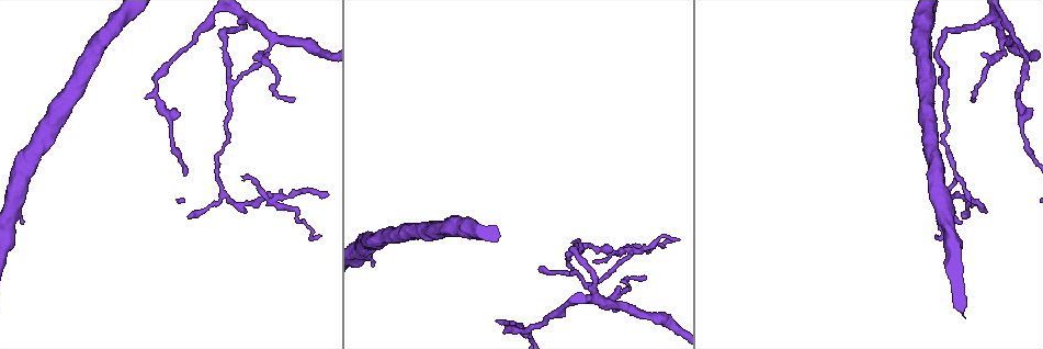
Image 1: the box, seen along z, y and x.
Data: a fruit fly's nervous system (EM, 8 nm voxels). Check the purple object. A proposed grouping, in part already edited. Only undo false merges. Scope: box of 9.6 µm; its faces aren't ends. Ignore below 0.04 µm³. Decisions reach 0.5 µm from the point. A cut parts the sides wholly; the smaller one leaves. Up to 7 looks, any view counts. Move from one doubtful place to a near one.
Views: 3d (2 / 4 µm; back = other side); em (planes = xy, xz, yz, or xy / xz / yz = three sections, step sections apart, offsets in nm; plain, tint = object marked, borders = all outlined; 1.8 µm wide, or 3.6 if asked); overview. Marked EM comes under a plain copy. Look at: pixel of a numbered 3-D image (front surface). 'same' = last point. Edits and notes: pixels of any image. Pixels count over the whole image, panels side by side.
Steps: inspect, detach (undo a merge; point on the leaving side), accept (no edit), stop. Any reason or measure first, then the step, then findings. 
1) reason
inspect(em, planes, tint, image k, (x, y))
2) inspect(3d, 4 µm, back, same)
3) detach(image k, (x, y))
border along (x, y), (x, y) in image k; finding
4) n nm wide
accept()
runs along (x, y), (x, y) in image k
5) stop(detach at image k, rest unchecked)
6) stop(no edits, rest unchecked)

thin neck
inspect(3d, 2 µm, image 1, (155, 99))

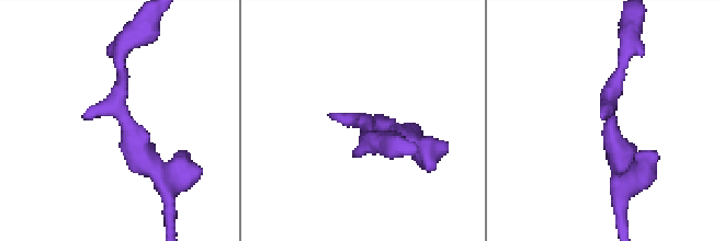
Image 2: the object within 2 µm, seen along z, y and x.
inspect(em, yz, step 8, tint, image 2, (368, 121))

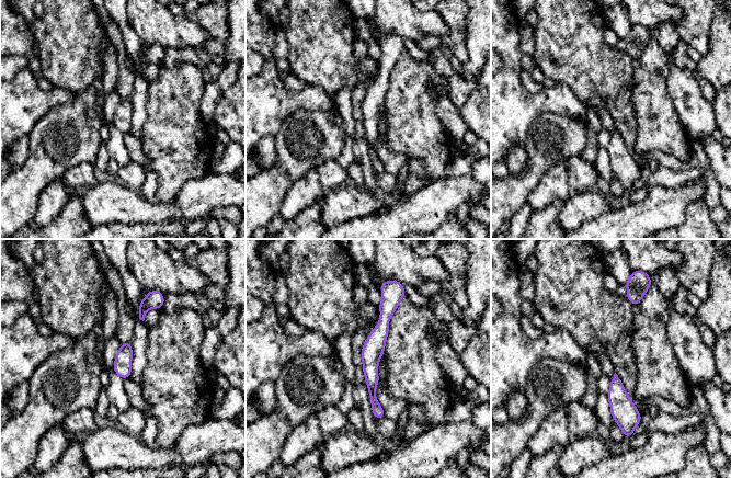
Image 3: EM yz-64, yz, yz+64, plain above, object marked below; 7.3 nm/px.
inspect(em, xz, step 16, borders, same)

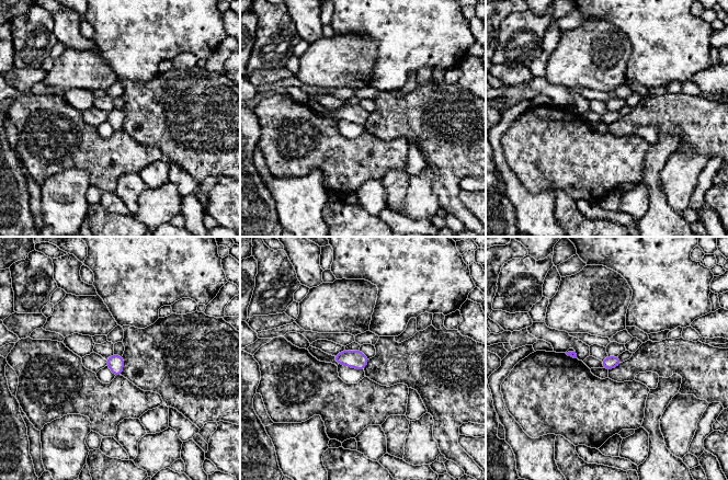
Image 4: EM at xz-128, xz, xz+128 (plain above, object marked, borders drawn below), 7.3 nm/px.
accept()
one cell here

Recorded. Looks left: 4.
arms part here
inspect(3d, 4 µm, back, image 1, (999, 37))

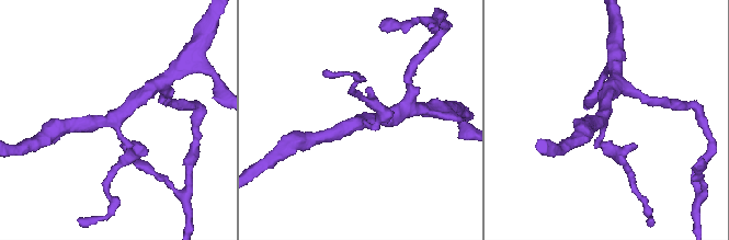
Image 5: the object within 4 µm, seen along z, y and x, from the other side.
inspect(em, yz, step 4, tint, image 5, (115, 119))

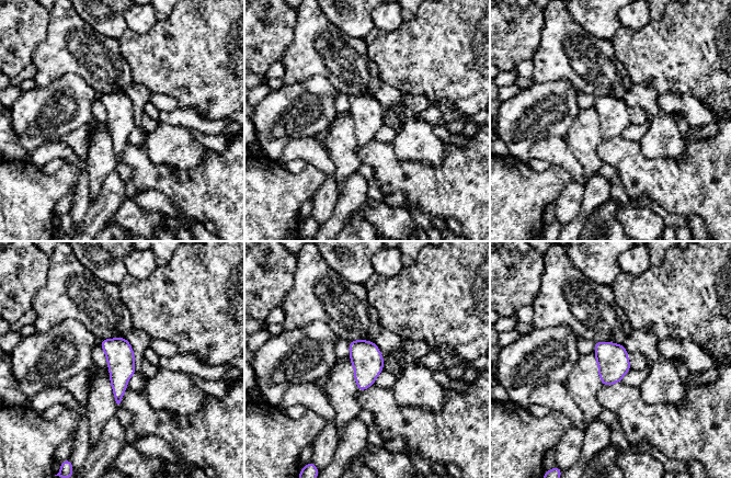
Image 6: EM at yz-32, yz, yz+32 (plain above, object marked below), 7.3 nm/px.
accept()
one cell here

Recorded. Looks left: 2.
abrupt turn
inspect(3d, 2 µm, image 1, (224, 29))

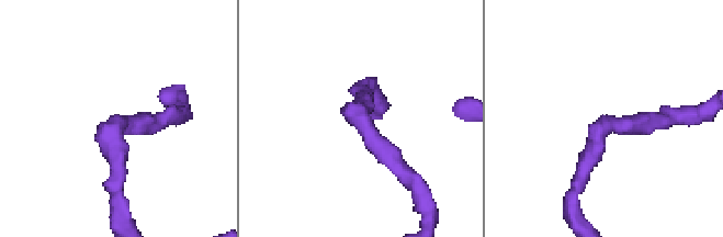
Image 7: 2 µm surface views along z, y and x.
inspect(em, planes, tint, image 7, (356, 115))

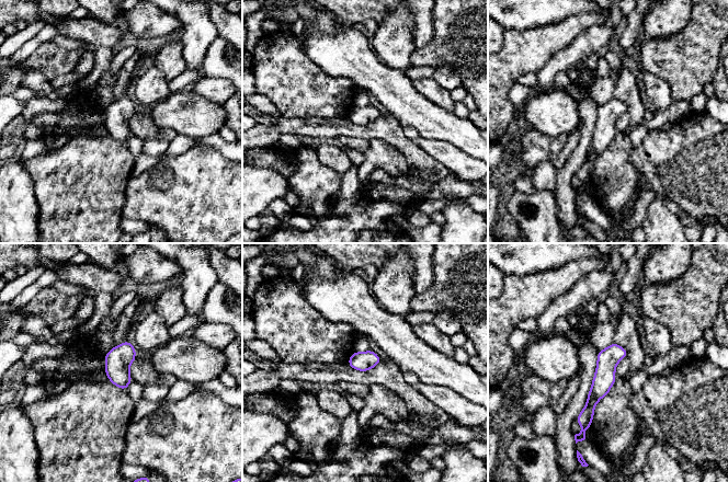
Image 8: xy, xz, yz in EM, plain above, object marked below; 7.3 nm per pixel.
140 nm wide
accept()
continuous, no second cell

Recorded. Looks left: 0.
stop(no edits, rest unchecked)

